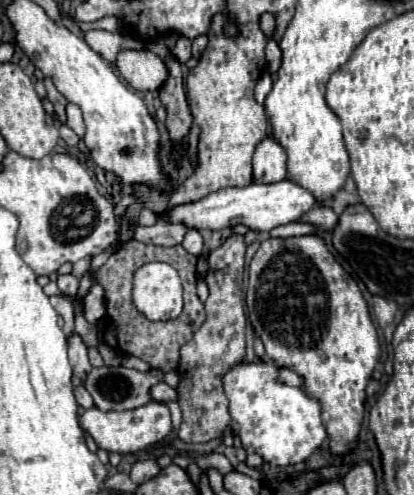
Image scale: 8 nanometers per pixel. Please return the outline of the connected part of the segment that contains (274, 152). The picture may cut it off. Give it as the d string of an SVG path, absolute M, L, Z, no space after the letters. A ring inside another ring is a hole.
M268 134L256 148L252 158L254 182L270 184L286 178L286 150Z

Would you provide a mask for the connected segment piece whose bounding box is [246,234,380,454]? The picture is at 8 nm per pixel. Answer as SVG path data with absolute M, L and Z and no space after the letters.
M318 234L266 238L250 262L246 306L250 322L264 342L266 356L278 366L286 366L302 374L304 392L322 404L322 422L330 438L330 448L336 454L348 452L358 440L366 400L364 388L380 358L378 334L356 280L340 266L328 250L324 238Z

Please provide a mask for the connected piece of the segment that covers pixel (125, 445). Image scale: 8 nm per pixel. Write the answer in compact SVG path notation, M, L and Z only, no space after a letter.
M150 402L134 410L122 410L122 412L102 412L98 408L90 408L80 416L80 426L94 438L98 448L106 452L118 452L118 454L132 454L138 450L144 450L146 446L152 446L156 442L162 442L166 436L172 434L172 422L170 422L170 410L162 402Z

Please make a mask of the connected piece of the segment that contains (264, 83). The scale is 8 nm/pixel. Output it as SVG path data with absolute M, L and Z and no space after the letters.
M264 74L258 80L258 84L256 84L256 102L258 104L264 104L266 96L270 94L270 90L272 90L272 78L270 78L270 74Z

